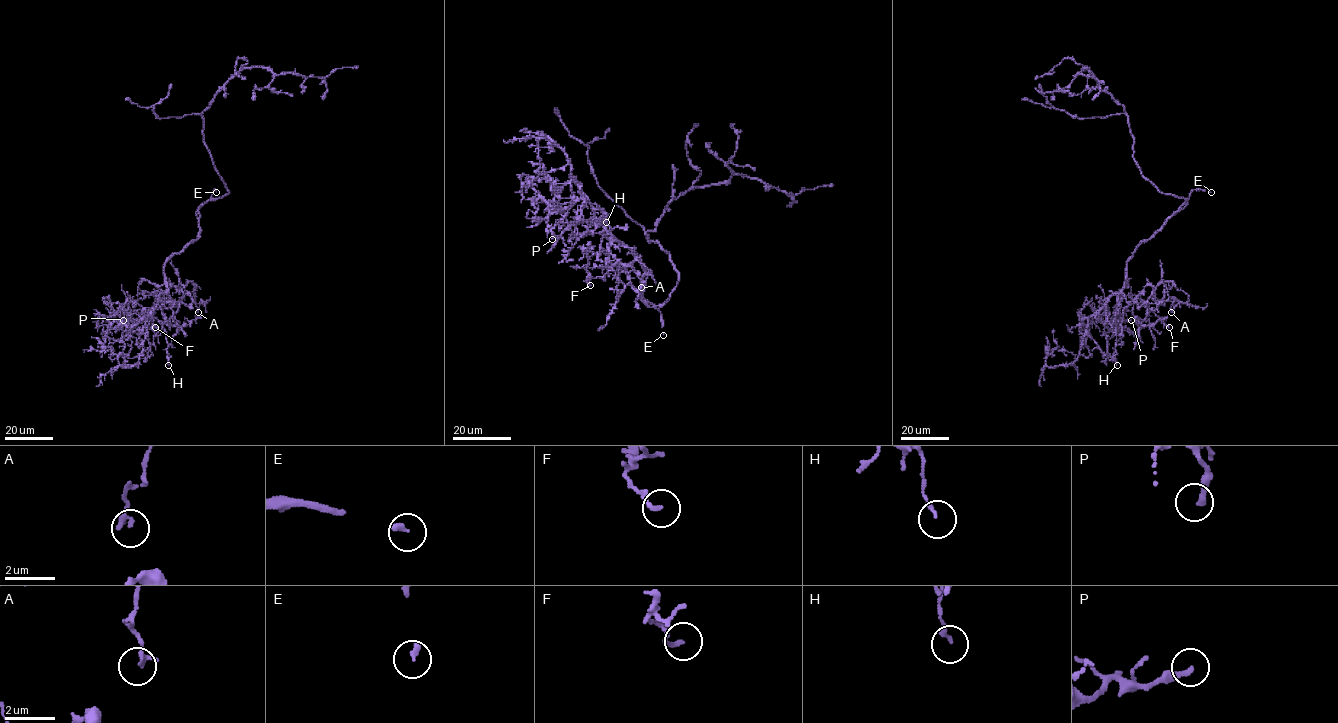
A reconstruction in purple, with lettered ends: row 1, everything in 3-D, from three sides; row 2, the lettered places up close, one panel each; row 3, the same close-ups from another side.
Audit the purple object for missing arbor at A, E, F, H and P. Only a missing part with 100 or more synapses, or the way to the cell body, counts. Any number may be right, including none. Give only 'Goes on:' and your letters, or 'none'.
Goes on: E

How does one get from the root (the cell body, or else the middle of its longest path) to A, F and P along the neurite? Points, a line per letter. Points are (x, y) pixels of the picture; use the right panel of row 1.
A: (1186, 200), (1133, 251), (1122, 291), (1127, 301), (1136, 301), (1139, 306), (1172, 301), (1171, 312)
F: (1186, 200), (1158, 230), (1133, 251), (1127, 263), (1122, 291), (1127, 302), (1141, 299), (1169, 327)
P: (1186, 200), (1158, 230), (1133, 251), (1127, 263), (1124, 286), (1109, 298), (1095, 317), (1106, 324), (1131, 320)

